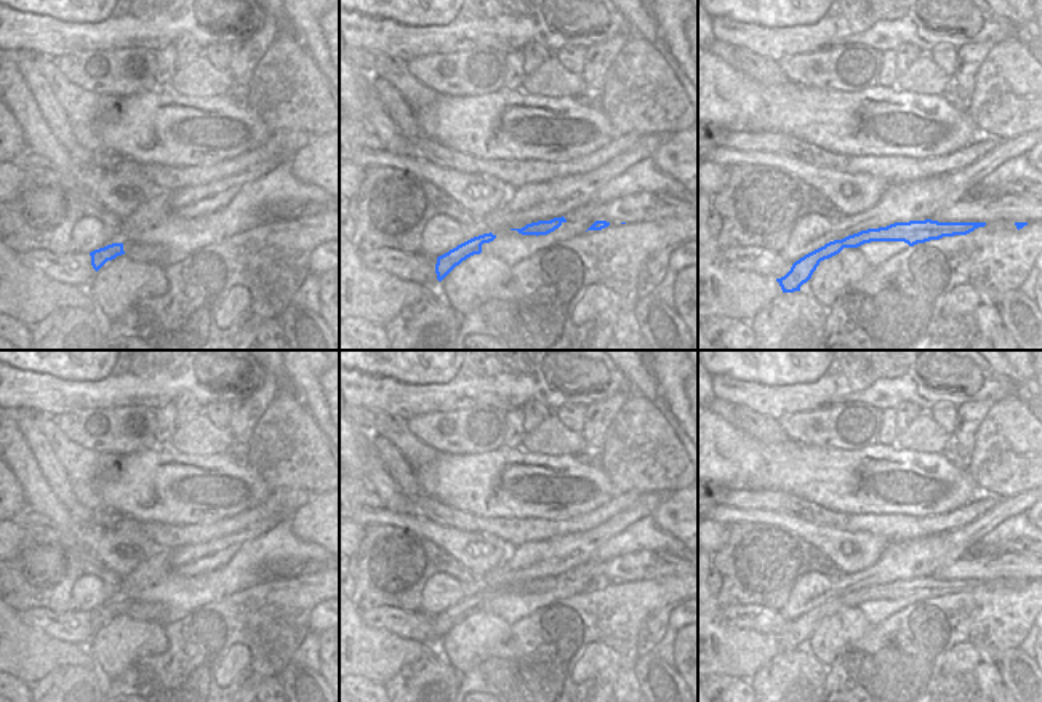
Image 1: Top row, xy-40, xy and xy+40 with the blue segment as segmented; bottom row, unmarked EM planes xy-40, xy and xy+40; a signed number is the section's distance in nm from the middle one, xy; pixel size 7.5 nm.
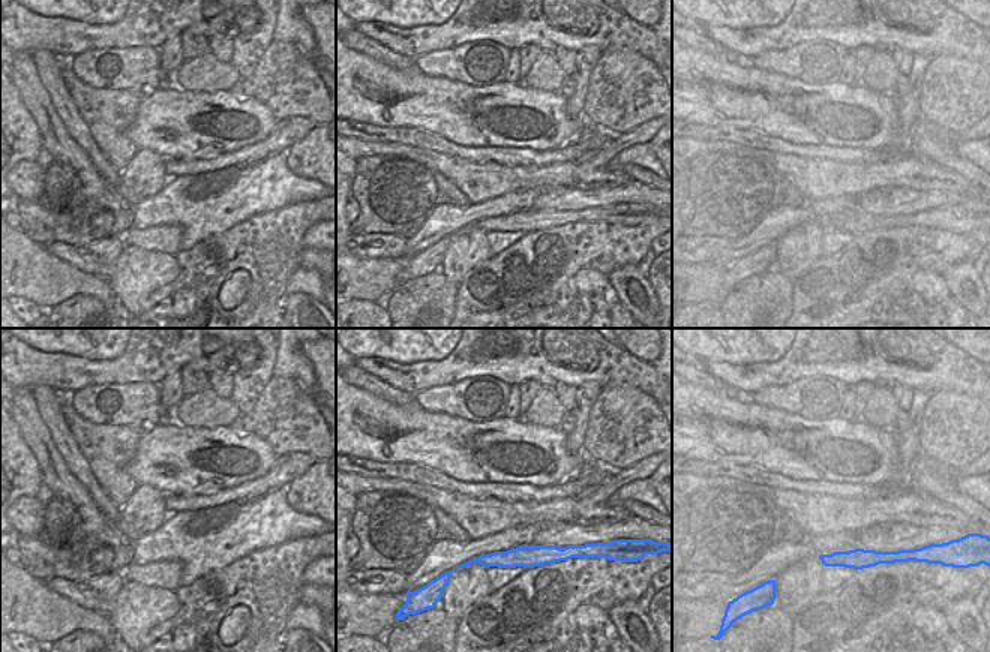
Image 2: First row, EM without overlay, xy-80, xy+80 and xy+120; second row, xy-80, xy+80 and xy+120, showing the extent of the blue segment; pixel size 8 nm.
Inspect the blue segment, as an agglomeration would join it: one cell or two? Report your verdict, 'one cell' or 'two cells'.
one cell

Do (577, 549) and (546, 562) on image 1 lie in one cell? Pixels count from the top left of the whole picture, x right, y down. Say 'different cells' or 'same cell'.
same cell

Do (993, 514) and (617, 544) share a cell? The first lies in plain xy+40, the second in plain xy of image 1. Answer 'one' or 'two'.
two

